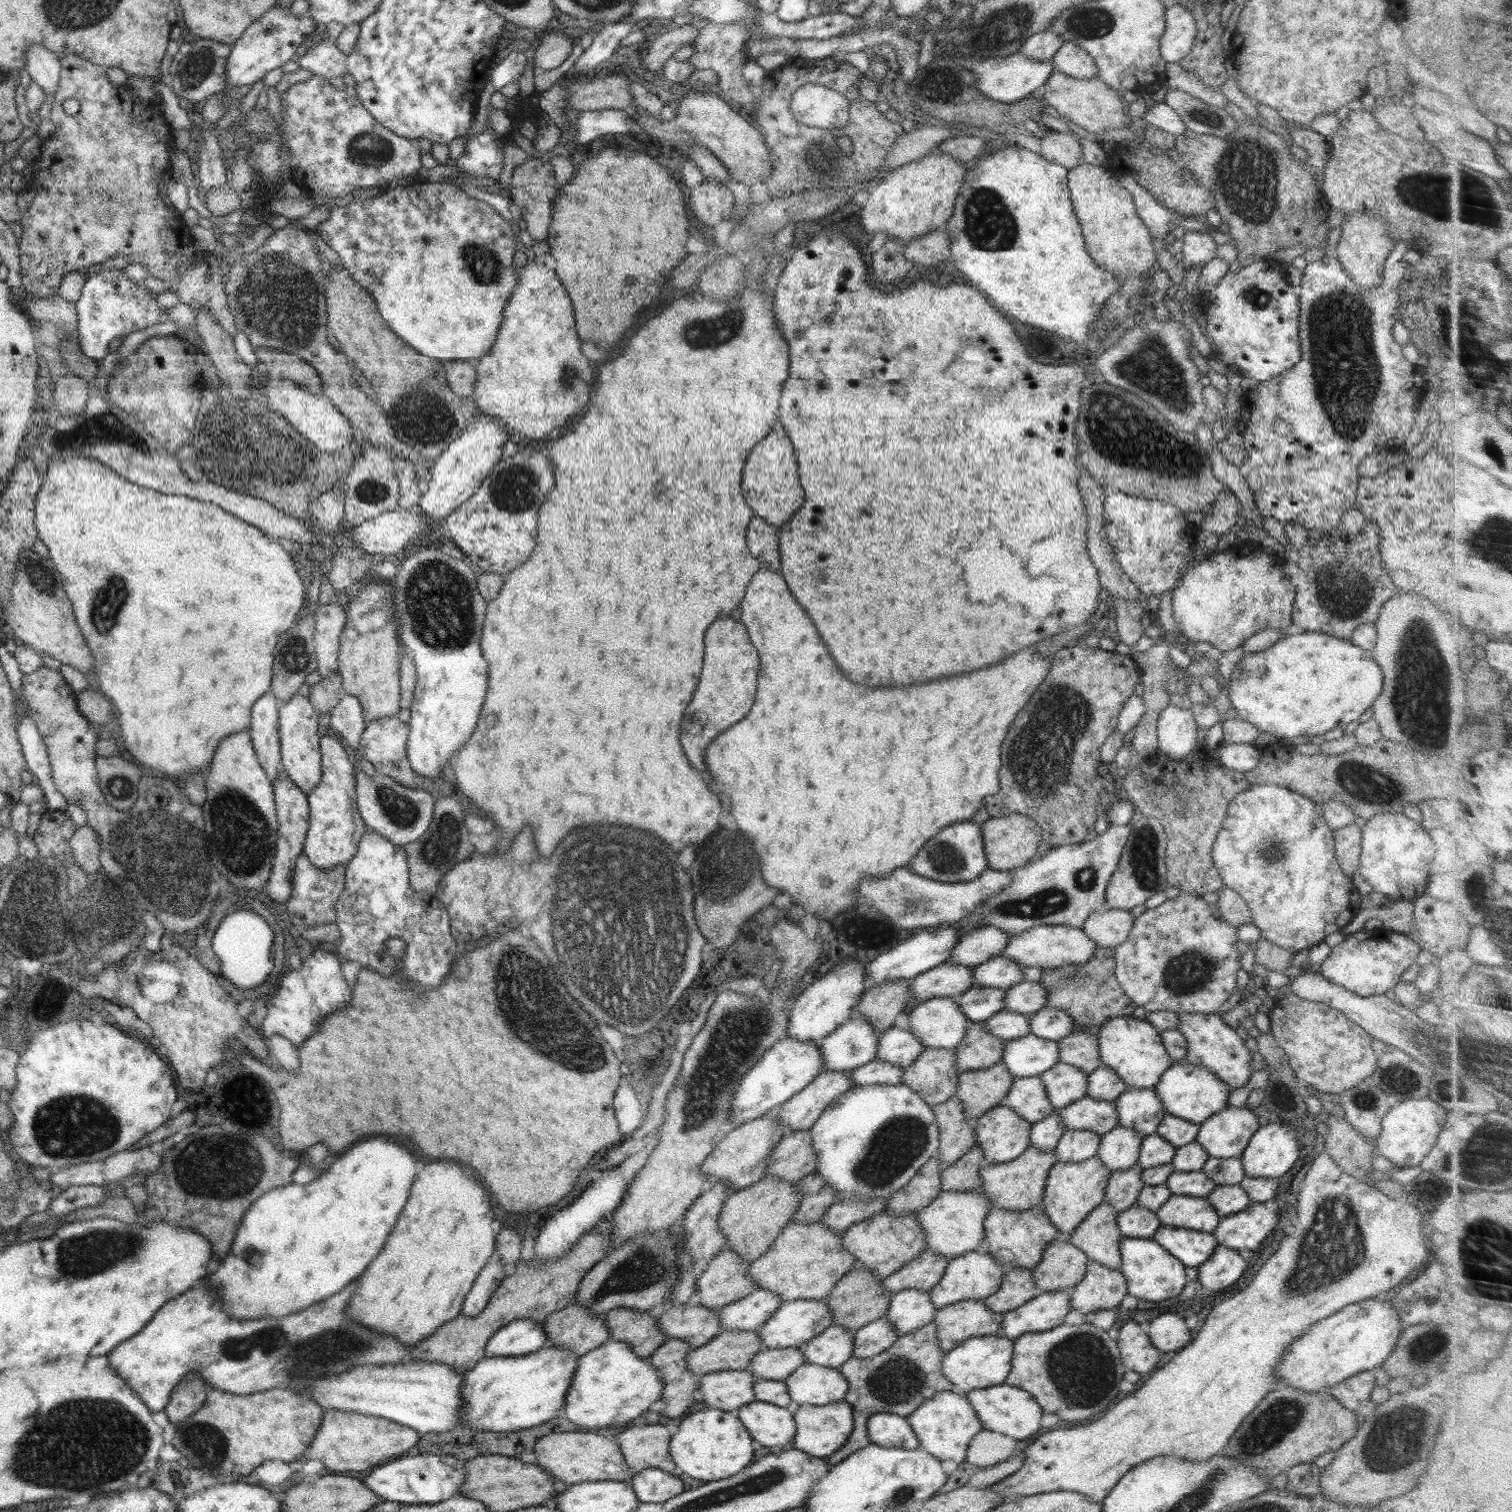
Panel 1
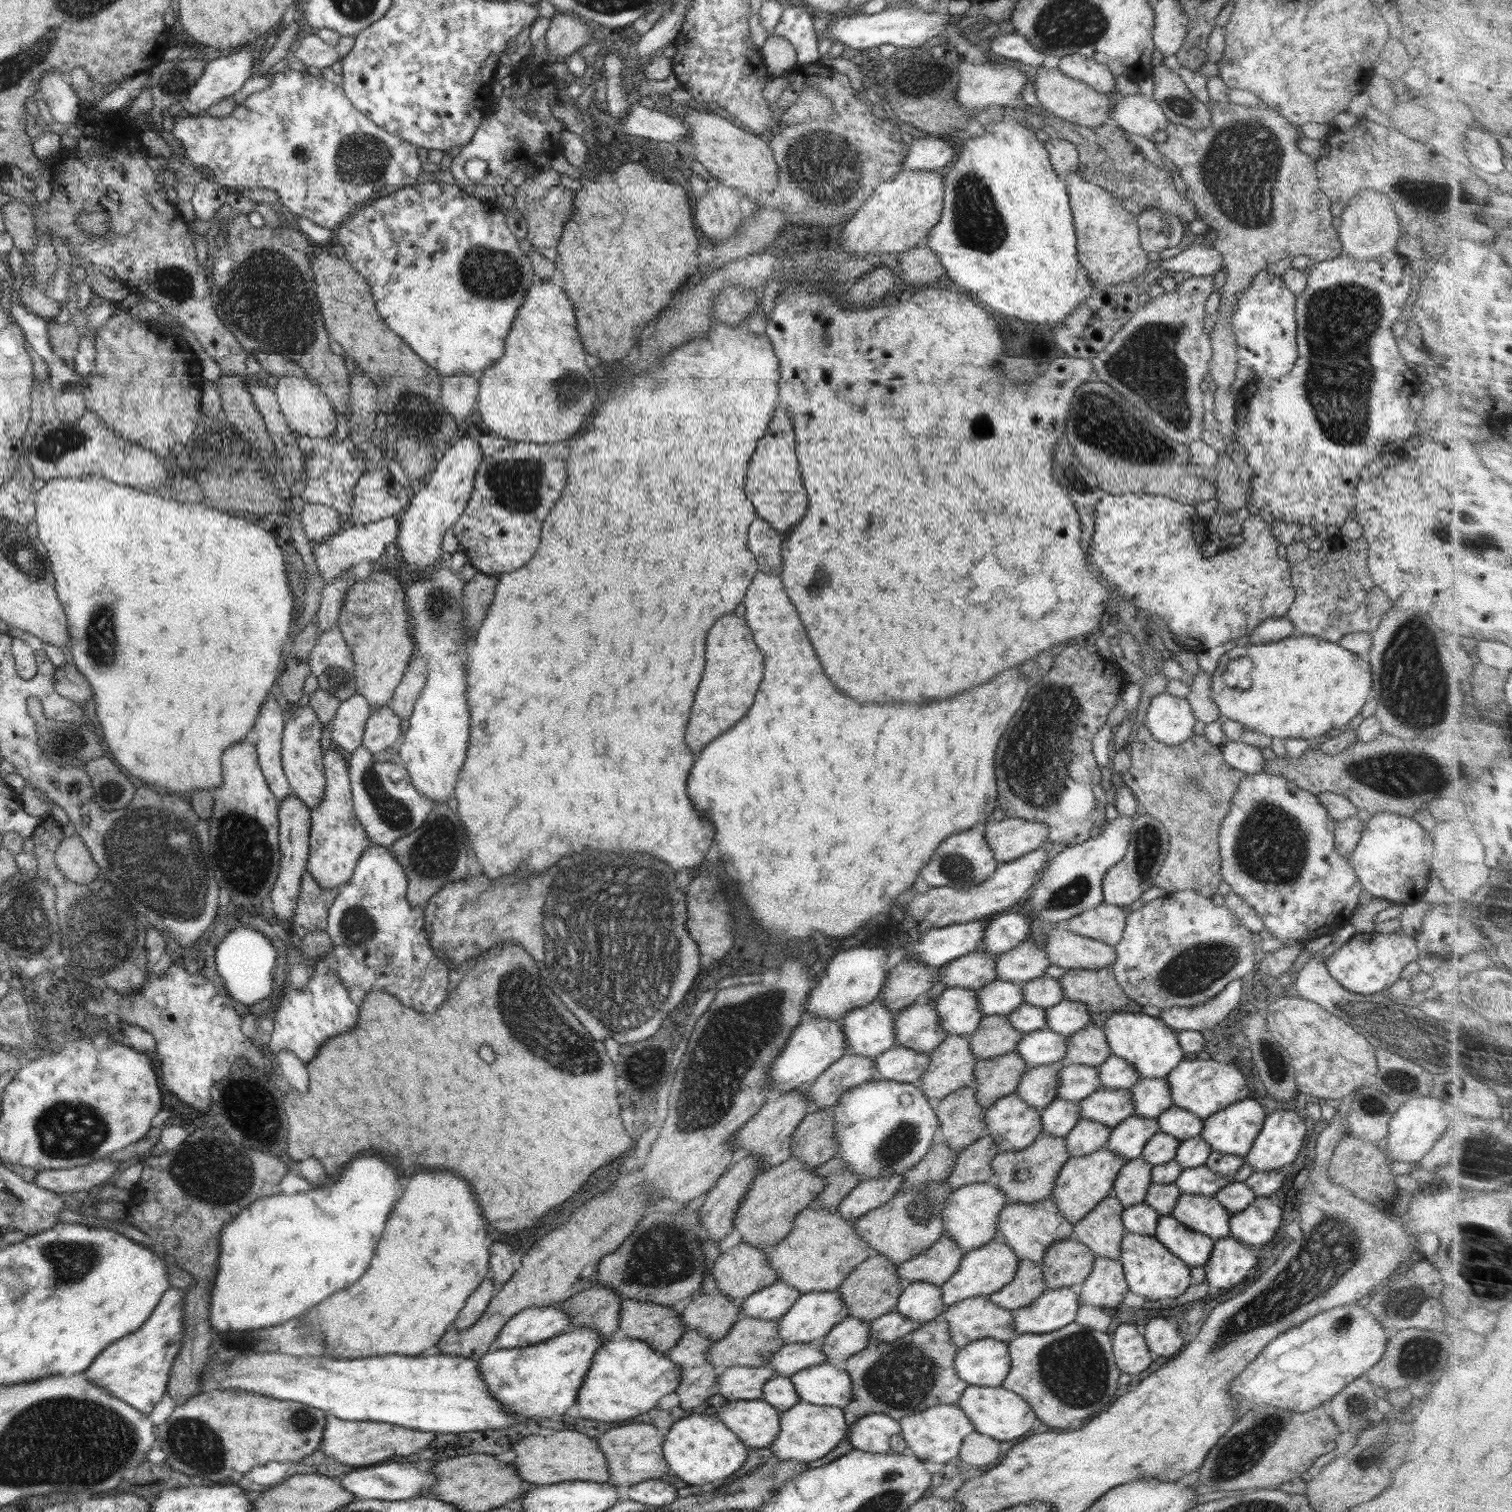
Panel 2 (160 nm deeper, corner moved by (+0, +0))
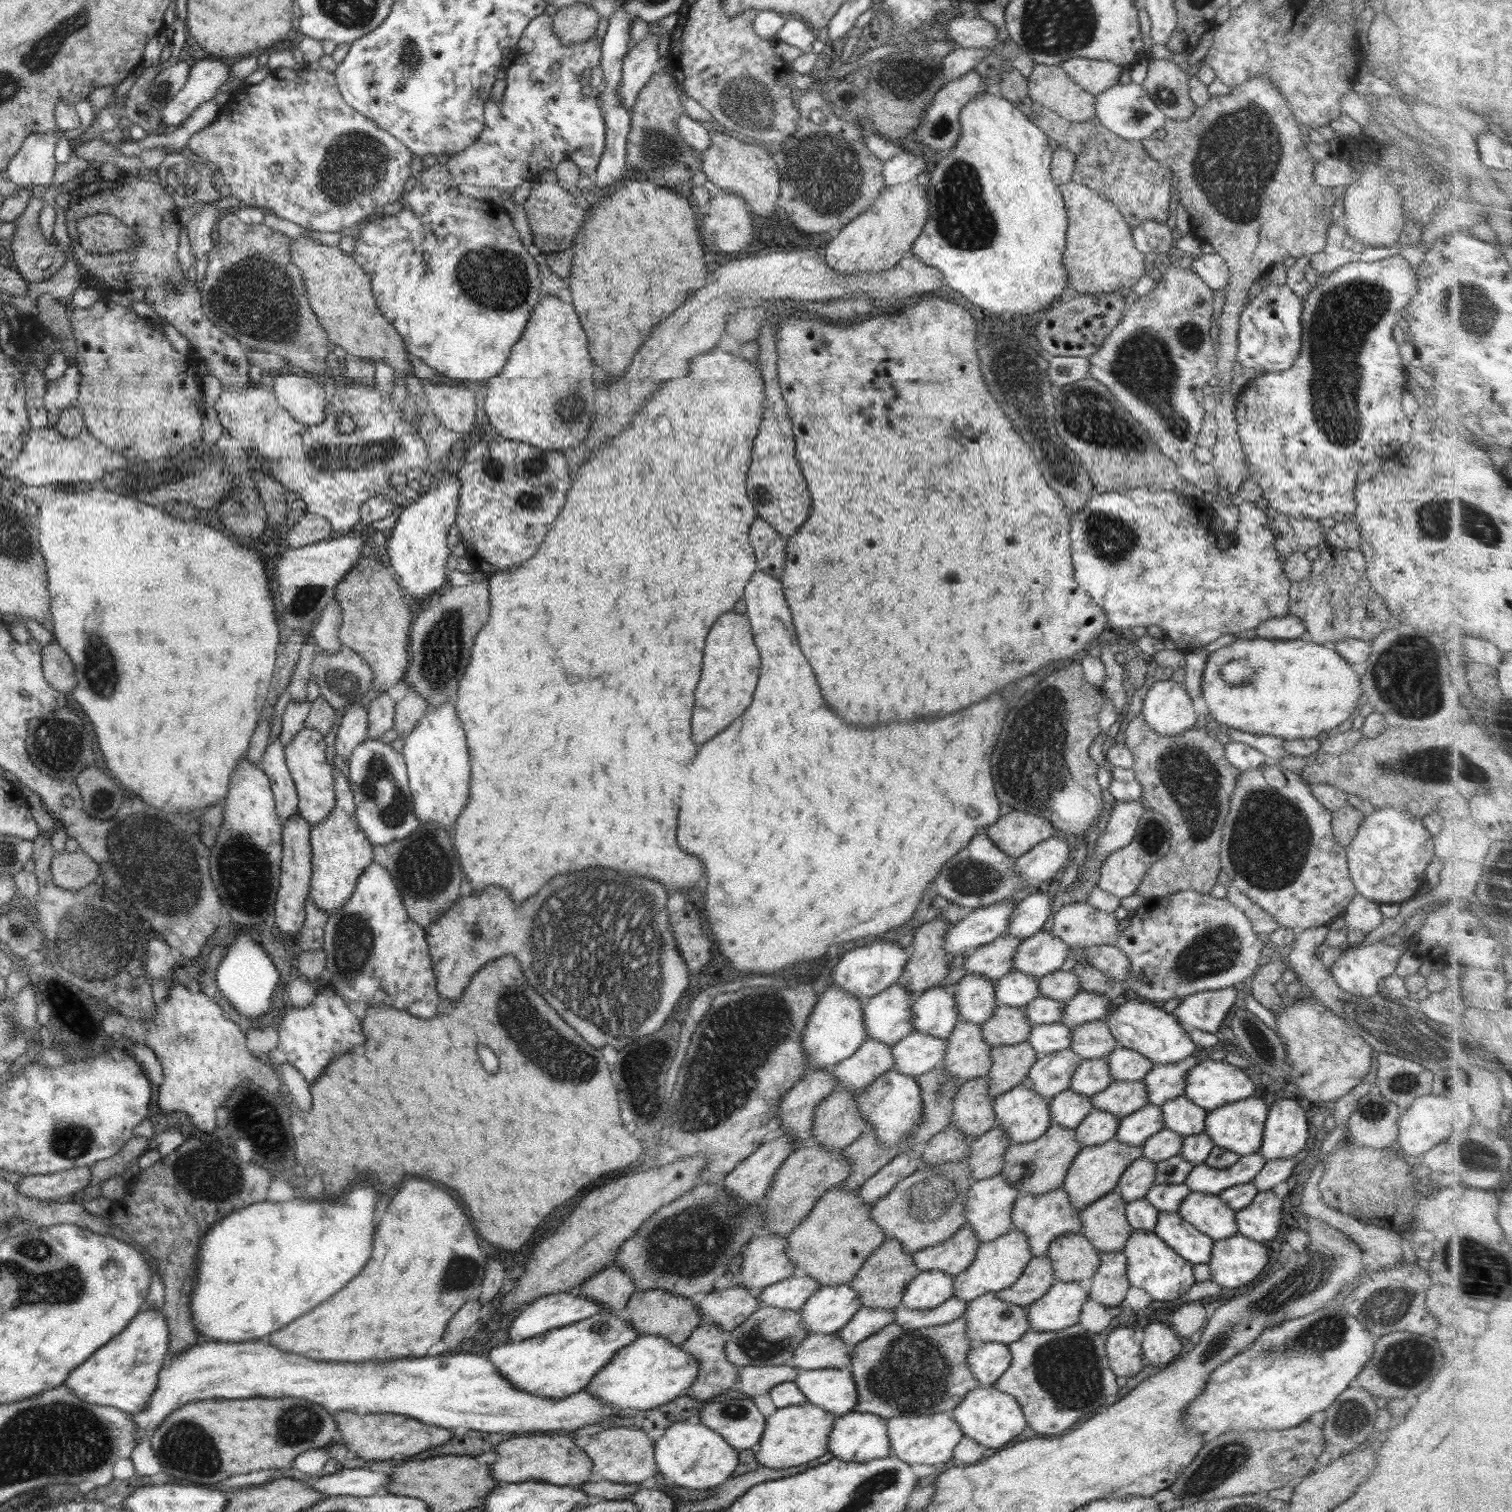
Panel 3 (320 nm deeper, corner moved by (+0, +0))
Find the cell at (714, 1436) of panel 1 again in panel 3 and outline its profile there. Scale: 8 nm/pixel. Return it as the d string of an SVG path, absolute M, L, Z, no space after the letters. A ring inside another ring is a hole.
M685 1421L672 1424L664 1435L655 1442L654 1458L656 1467L666 1480L687 1489L709 1490L724 1484L732 1478L738 1466L738 1453L722 1436L710 1428Z

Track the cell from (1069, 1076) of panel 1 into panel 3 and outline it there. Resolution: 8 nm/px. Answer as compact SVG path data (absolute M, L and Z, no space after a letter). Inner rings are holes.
M1106 1058L1100 1060L1083 1060L1074 1072L1070 1090L1091 1097L1102 1092L1112 1081Z

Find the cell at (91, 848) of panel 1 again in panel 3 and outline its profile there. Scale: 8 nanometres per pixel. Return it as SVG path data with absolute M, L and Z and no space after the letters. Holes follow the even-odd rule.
M60 850L51 860L51 877L60 888L79 891L92 882L100 881L100 872L98 863L84 851L69 853Z

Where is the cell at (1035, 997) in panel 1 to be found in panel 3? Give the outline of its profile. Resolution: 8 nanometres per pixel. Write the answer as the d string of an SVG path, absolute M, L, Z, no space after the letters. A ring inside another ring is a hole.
M1059 970L1038 978L1040 997L1066 1004L1080 991L1079 980L1072 971Z

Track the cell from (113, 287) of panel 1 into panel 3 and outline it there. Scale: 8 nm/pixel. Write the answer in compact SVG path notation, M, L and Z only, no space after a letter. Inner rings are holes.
M75 361L58 380L47 381L47 391L43 399L45 409L48 411L48 425L55 426L59 414L77 402L79 382L80 371Z

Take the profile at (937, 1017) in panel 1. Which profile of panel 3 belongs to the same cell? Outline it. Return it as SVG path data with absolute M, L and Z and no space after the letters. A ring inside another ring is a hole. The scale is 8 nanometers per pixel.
M966 973L952 988L960 1018L980 1026L997 1007L994 982L981 974Z

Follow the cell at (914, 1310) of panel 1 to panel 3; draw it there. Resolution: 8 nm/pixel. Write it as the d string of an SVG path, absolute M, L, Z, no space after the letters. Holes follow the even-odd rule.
M939 1270L919 1271L908 1283L901 1302L912 1310L928 1310L952 1298L953 1294L953 1276Z

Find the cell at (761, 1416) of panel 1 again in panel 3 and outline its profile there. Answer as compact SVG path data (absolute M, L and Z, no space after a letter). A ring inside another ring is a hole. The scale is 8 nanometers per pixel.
M719 1397L706 1402L706 1406L700 1409L700 1423L710 1431L718 1433L722 1439L737 1451L751 1449L760 1443L764 1434L766 1419L760 1413L754 1401L750 1399L729 1399Z

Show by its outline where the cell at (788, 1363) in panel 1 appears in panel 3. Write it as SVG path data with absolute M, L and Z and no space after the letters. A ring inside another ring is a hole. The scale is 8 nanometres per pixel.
M836 1333L808 1334L793 1353L793 1366L798 1370L824 1368L844 1369L851 1366L850 1349Z

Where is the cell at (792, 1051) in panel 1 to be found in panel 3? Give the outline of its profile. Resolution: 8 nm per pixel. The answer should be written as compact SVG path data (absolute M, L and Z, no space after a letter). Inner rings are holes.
M832 985L817 999L803 1032L804 1056L809 1060L807 1066L810 1069L831 1070L842 1060L854 1055L866 1039L867 1028L861 1001L852 993Z

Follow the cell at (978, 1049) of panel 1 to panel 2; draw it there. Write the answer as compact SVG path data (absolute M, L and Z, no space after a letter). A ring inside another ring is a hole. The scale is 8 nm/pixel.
M983 1015L979 1027L968 1039L972 1052L979 1061L1012 1052L1020 1042L1021 1035L1007 1016Z

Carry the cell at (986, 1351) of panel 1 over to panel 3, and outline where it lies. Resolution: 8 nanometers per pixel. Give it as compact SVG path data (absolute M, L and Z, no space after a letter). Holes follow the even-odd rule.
M986 1342L984 1346L969 1350L967 1356L968 1366L971 1368L972 1374L977 1378L977 1381L984 1387L992 1387L995 1380L998 1380L1004 1371L1010 1366L1012 1355L1008 1345L1002 1343Z

